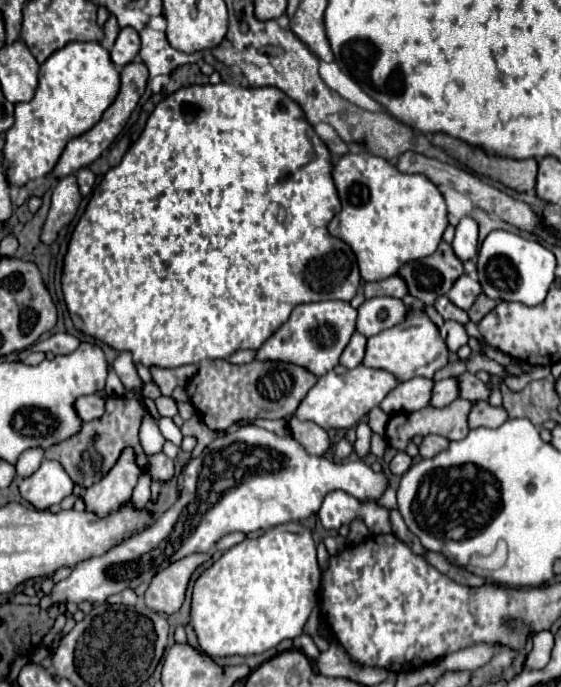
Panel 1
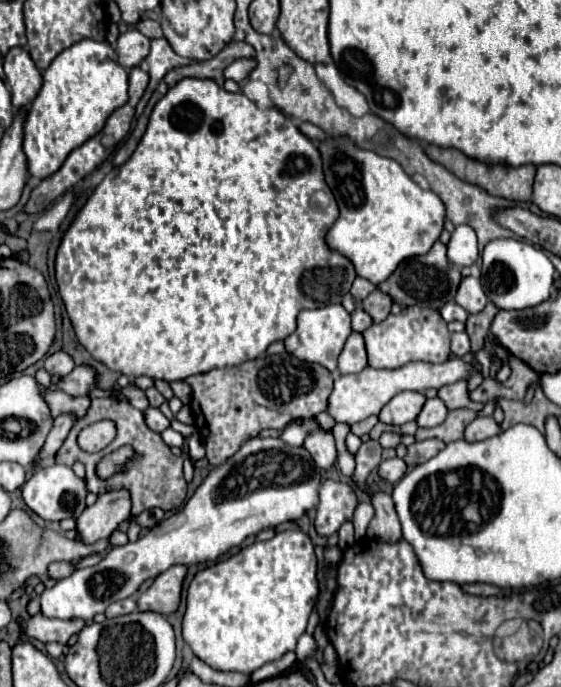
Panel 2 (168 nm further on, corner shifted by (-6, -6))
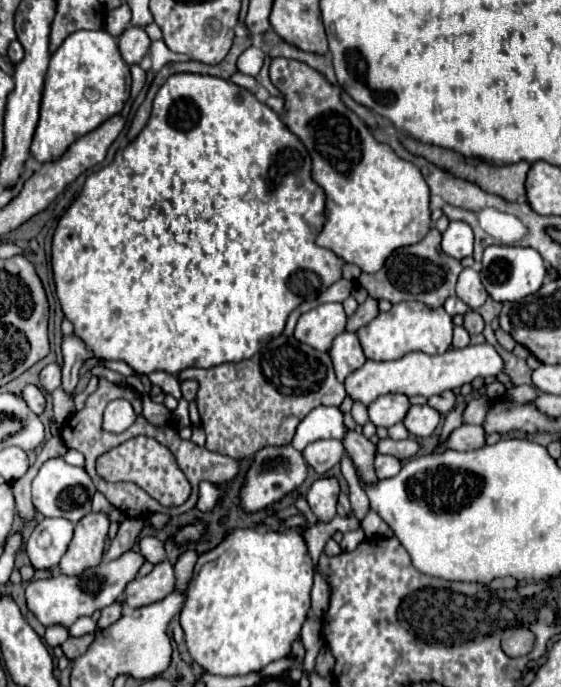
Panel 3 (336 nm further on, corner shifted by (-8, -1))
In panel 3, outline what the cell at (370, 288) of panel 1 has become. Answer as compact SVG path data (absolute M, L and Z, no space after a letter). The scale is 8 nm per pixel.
M366 298L366 300L358 306L356 314L348 318L346 330L356 332L360 326L366 326L368 322L372 322L378 314L380 314L380 310L378 310L378 300L376 300L376 298Z

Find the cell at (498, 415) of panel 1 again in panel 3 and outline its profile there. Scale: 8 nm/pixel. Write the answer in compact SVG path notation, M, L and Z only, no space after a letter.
M462 424L460 428L456 428L446 444L440 444L436 448L436 452L446 450L446 448L454 448L454 450L476 450L480 446L486 444L486 434L484 434L484 426L472 426L472 424Z

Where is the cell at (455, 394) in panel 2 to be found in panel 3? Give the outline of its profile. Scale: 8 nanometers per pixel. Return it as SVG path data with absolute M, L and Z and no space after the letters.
M446 390L446 392L438 394L438 396L430 396L428 398L428 406L436 408L444 416L446 416L446 412L450 412L454 408L454 404L456 404L456 396L454 396L452 390Z

